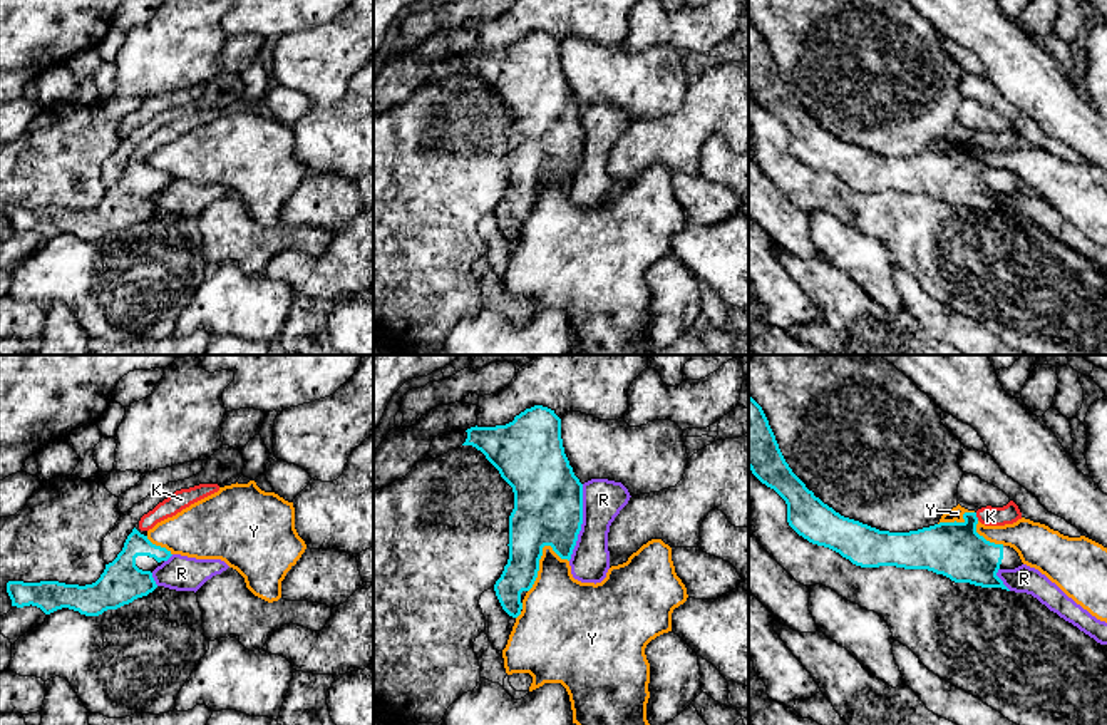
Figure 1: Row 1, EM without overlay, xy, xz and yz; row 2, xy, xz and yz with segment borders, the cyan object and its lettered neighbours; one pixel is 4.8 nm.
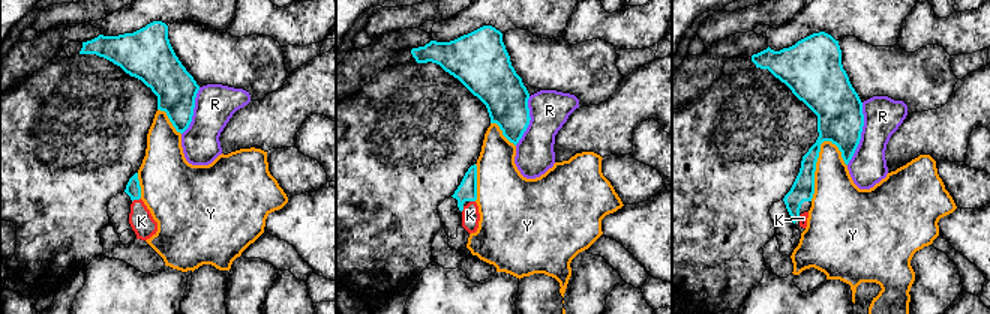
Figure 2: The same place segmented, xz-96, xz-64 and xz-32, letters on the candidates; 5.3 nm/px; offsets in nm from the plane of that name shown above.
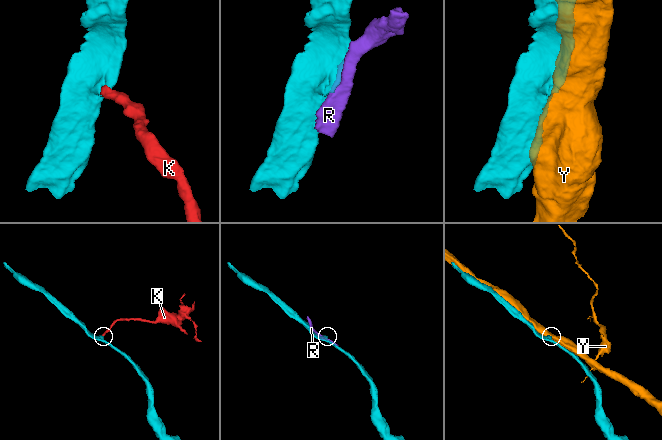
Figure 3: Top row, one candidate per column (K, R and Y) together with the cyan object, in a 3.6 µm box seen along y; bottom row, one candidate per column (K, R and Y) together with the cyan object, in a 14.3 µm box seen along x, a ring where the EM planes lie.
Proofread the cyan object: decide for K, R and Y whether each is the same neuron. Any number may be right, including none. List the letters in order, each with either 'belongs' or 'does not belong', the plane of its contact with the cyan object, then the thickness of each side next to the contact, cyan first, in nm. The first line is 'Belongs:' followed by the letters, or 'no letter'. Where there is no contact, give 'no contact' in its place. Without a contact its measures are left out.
Belongs: K
K: belongs; meets cyan in yz; 280 nm thick on the cyan side, 100 nm on the other
R: does not belong; meets cyan in xz; 340 nm thick on the cyan side, 200 nm on the other
Y: does not belong; meets cyan in xz; 300 nm thick on the cyan side, 360 nm on the other

